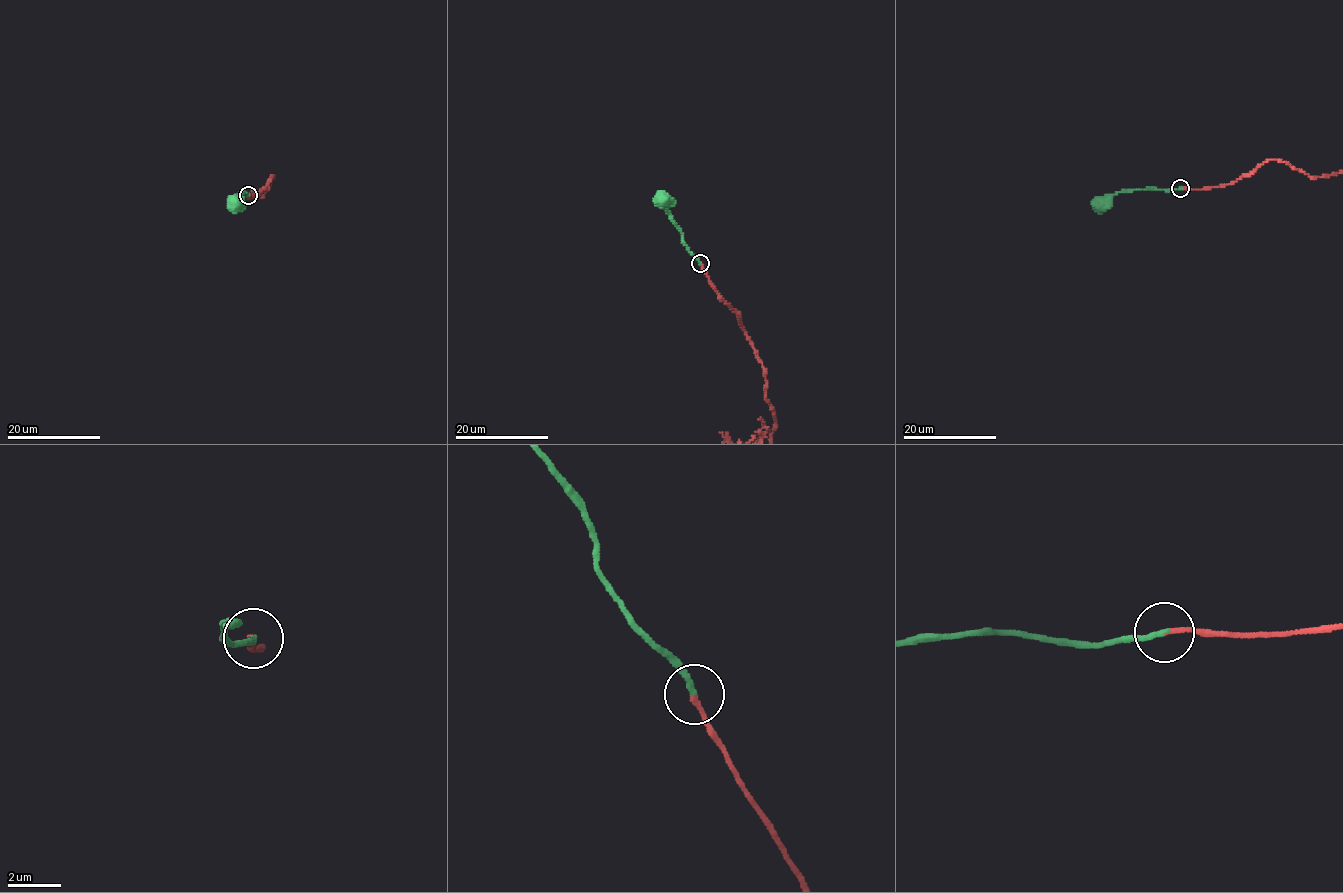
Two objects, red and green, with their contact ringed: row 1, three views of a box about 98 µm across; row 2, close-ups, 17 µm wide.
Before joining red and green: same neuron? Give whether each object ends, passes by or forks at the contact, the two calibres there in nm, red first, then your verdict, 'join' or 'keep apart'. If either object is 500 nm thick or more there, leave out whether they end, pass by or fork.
red ends | green ends | 190/200 nm | join

